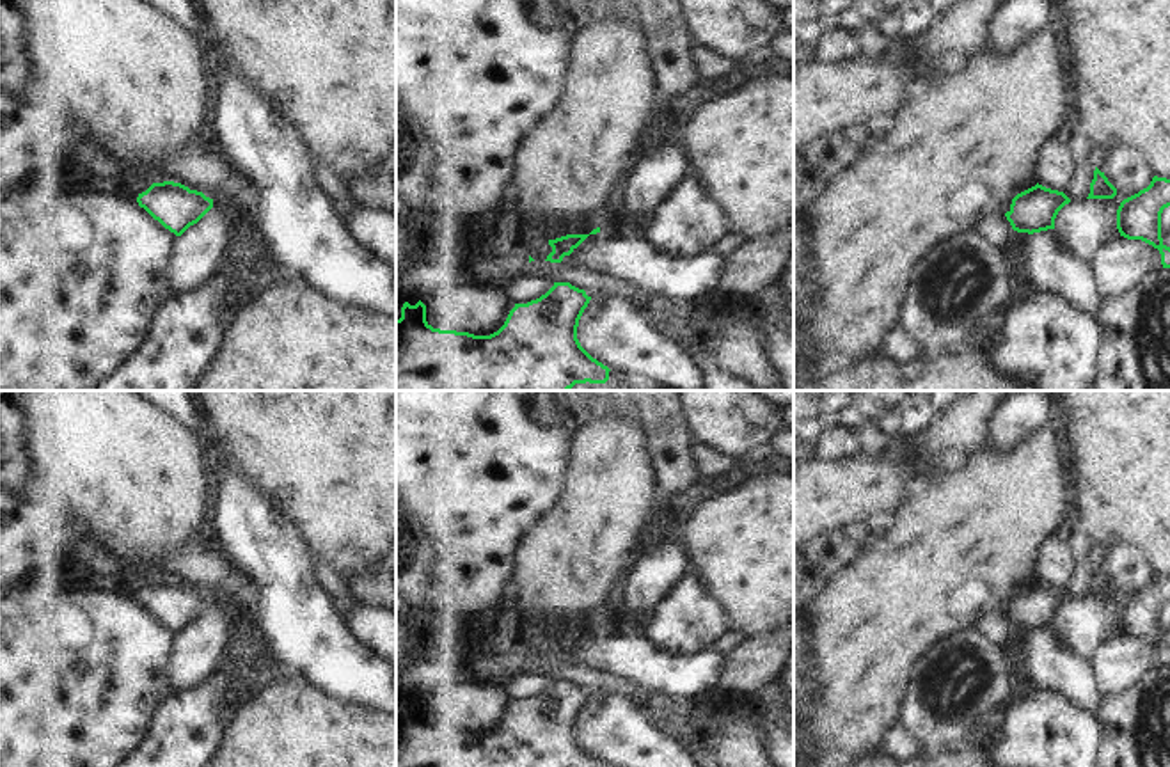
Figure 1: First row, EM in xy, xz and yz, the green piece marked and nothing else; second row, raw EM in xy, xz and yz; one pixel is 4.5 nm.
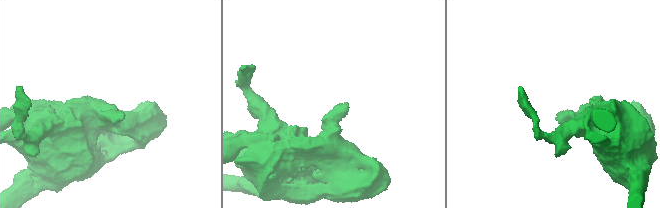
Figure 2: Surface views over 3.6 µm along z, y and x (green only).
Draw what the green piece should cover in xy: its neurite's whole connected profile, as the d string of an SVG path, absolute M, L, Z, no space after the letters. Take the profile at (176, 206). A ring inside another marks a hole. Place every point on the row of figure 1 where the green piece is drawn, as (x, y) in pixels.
M174 181L153 183L138 194L137 202L176 236L181 236L213 208L213 199Z

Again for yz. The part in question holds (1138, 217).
M1154 176L1150 185L1124 199L1117 210L1117 229L1127 240L1142 240L1161 254L1170 268L1170 247L1161 238L1161 213L1170 206L1170 179Z

